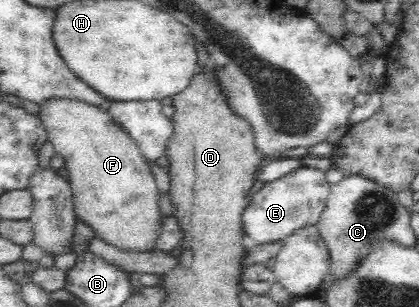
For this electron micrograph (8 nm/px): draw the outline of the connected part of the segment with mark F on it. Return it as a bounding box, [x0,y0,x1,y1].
[37,95,161,249]

